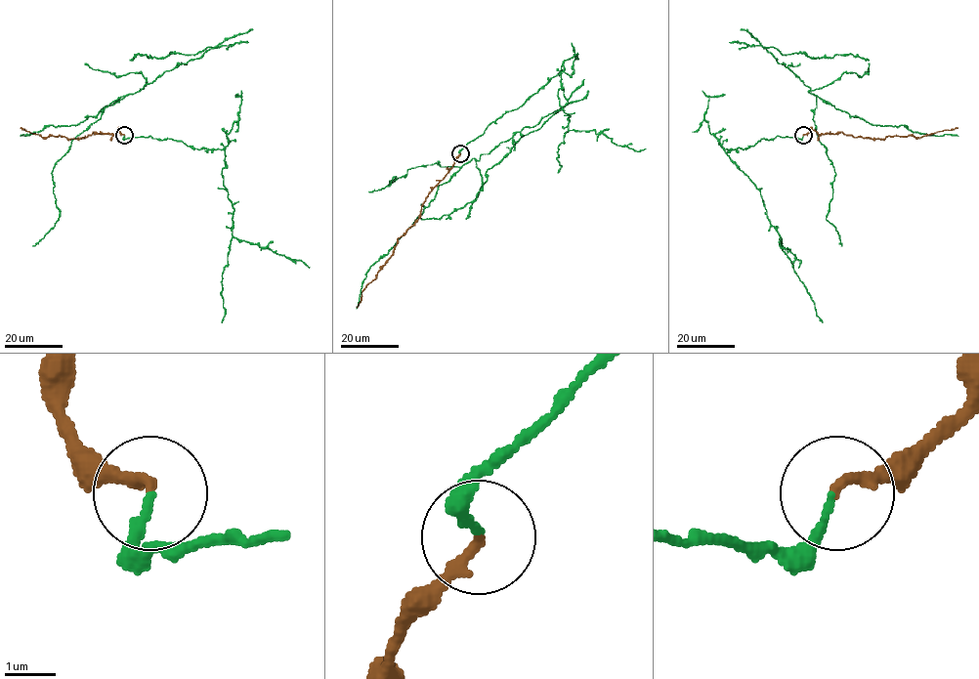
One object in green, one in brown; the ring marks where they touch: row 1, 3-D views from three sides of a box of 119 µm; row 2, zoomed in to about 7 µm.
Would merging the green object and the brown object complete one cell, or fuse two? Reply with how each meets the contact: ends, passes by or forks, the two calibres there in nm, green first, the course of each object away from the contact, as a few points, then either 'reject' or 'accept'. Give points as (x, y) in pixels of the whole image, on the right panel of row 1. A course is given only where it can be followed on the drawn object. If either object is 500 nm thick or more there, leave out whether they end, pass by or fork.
green ends; brown ends; calibres 150 and 220 nm; course green (803, 135), (777, 136), (747, 148), (724, 149), (760, 191), (767, 218), (781, 238), (782, 250), (823, 322); course brown (803, 135), (814, 130), (820, 134), (841, 132), (855, 138), (883, 139), (913, 135), (919, 138), (957, 127); accept

